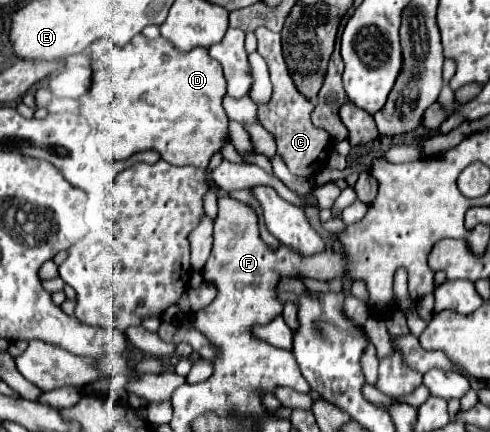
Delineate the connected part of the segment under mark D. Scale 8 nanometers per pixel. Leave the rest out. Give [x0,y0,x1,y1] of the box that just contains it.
[80,34,228,168]

